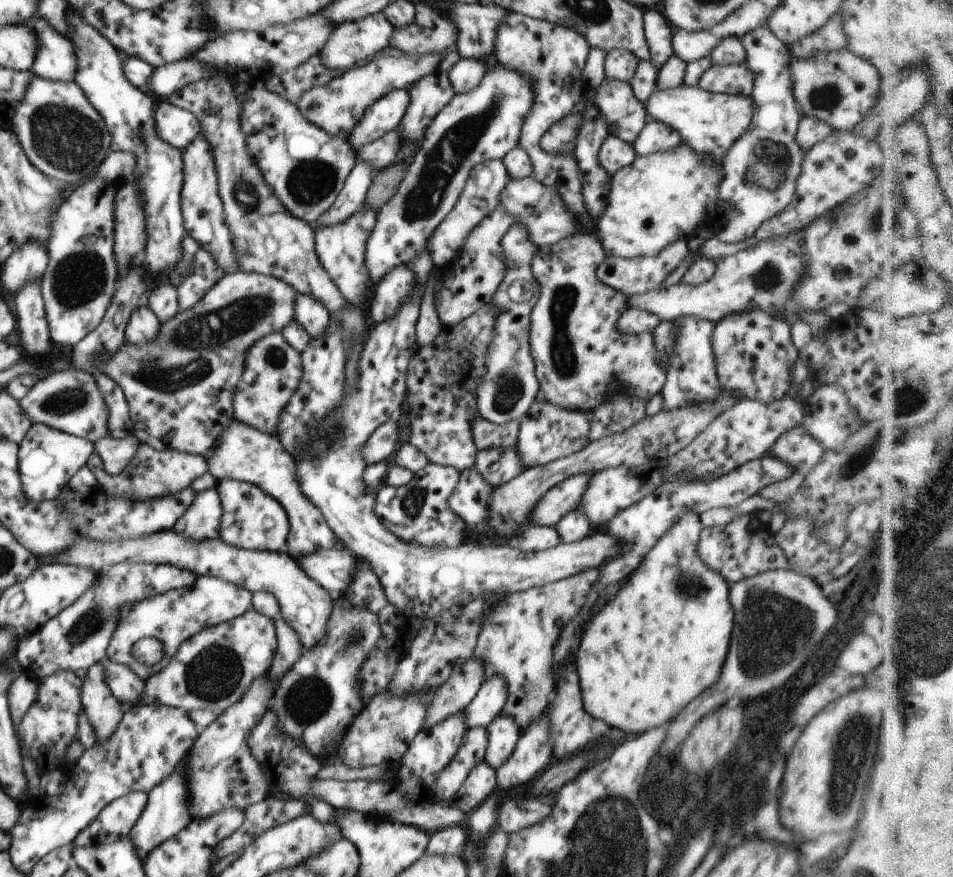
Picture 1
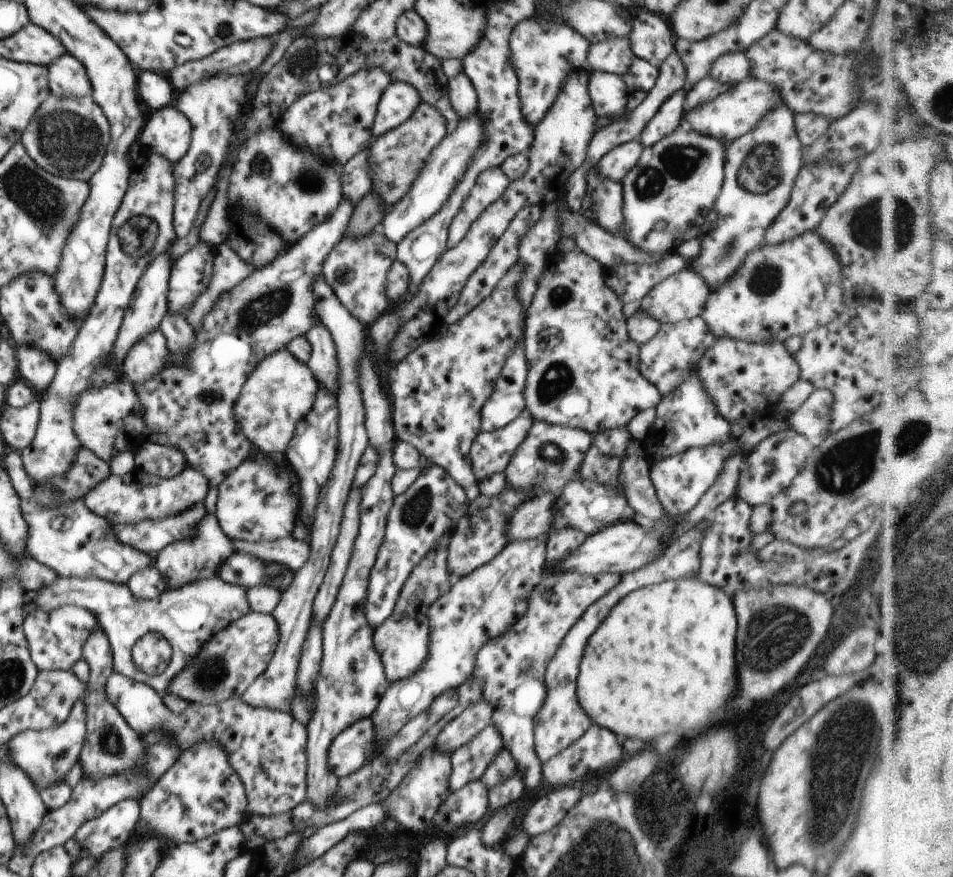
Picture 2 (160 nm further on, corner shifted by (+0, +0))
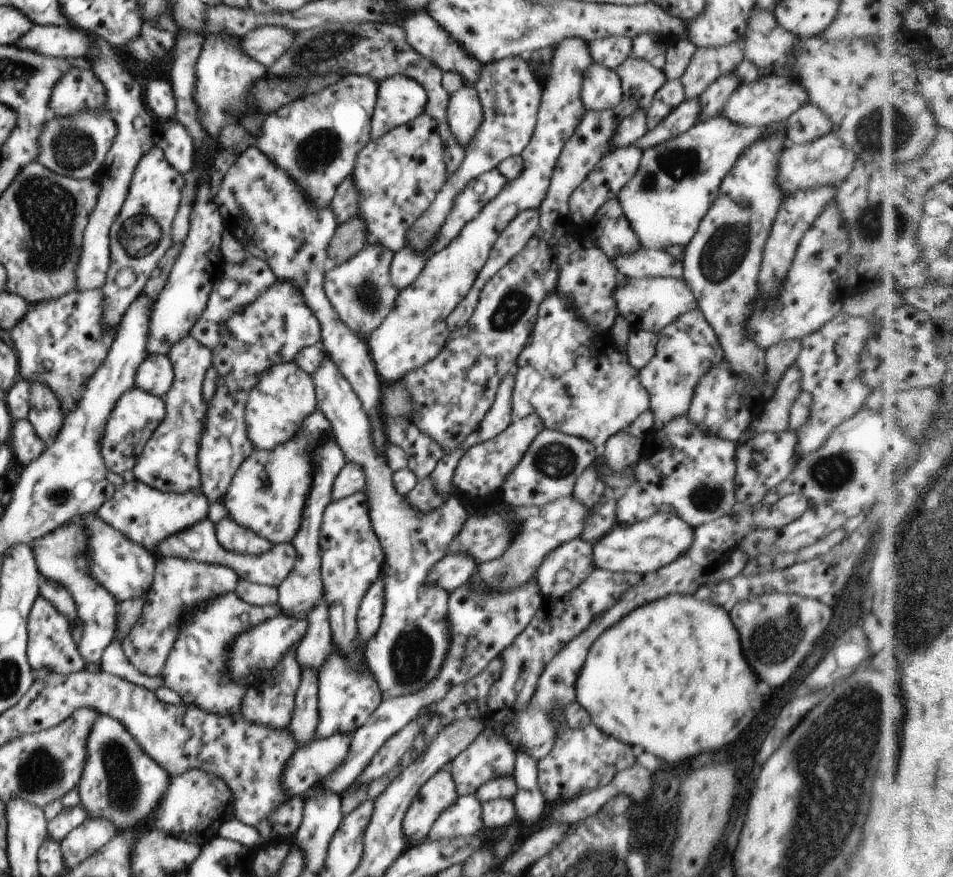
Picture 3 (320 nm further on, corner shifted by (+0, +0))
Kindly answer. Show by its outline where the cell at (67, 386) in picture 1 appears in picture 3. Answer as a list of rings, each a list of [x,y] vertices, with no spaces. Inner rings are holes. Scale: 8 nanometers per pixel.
[[[136,386],[127,390],[118,399],[114,410],[108,417],[106,430],[103,431],[101,438],[101,453],[109,471],[123,475],[125,472],[133,470],[146,442],[150,440],[150,437],[166,416],[163,399],[163,397],[145,393]]]

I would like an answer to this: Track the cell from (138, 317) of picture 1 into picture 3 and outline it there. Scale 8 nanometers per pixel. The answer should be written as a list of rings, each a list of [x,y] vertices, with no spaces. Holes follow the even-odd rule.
[[[150,355],[138,367],[135,386],[145,393],[163,397],[170,390],[175,374],[167,356]]]

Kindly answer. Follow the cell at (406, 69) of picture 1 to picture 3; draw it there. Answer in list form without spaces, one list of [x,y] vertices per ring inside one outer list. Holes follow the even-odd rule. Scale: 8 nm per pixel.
[[[346,75],[319,93],[302,96],[270,114],[258,132],[256,146],[289,173],[301,192],[318,208],[328,207],[338,185],[350,177],[358,153],[371,139],[371,116],[379,83],[366,75]]]

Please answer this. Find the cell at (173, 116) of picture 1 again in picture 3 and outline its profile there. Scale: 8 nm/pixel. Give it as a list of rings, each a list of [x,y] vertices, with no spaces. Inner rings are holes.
[[[177,120],[166,122],[160,136],[154,137],[156,146],[165,154],[166,160],[185,175],[195,166],[195,146],[188,131]]]

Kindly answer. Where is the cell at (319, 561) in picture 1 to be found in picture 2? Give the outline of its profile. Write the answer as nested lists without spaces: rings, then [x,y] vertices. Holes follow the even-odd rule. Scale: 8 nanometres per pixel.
[[[288,537],[275,541],[235,540],[232,542],[234,552],[244,553],[256,557],[264,562],[280,563],[288,566],[291,572],[296,573],[308,560],[310,554],[309,541]]]

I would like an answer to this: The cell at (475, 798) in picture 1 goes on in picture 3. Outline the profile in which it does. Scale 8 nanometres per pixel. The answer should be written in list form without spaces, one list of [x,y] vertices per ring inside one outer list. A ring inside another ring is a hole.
[[[474,795],[458,797],[434,821],[426,840],[434,842],[476,835],[484,831],[483,804]]]

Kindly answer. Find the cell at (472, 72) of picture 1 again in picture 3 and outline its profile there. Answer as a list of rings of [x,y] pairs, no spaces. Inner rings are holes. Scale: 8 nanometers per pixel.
[[[463,86],[450,96],[446,120],[456,143],[466,150],[483,121],[483,108],[474,87]]]

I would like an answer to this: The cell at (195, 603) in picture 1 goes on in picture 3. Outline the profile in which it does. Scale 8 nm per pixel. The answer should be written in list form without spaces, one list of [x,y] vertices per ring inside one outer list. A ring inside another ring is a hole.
[[[232,591],[211,599],[198,609],[183,617],[179,635],[167,660],[167,669],[155,677],[142,674],[126,658],[121,642],[115,639],[104,649],[99,660],[100,670],[129,680],[135,685],[155,691],[160,687],[174,690],[184,703],[197,706],[203,711],[232,716],[241,710],[247,687],[227,676],[227,655],[235,638],[257,624],[282,614],[281,608],[274,603],[266,606],[251,605],[240,599]]]

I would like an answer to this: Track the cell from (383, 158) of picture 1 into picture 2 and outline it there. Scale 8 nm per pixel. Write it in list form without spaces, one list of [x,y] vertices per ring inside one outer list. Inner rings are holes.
[[[369,148],[354,155],[340,174],[343,199],[355,205],[372,192],[372,181],[367,169],[370,166],[368,157]]]

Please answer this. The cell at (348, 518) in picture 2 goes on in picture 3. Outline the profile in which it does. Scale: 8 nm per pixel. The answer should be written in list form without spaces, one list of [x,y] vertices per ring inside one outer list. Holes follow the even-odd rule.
[[[322,597],[314,610],[305,616],[308,628],[304,638],[297,644],[295,657],[302,669],[312,669],[319,674],[327,656],[333,649],[329,608]]]

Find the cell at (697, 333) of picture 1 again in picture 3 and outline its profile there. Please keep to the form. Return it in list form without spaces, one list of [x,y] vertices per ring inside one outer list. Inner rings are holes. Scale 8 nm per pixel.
[[[688,414],[673,418],[659,433],[658,453],[638,460],[635,483],[617,500],[615,515],[620,525],[633,525],[656,513],[678,515],[693,529],[726,516],[738,506],[735,493],[737,445],[701,431]]]

